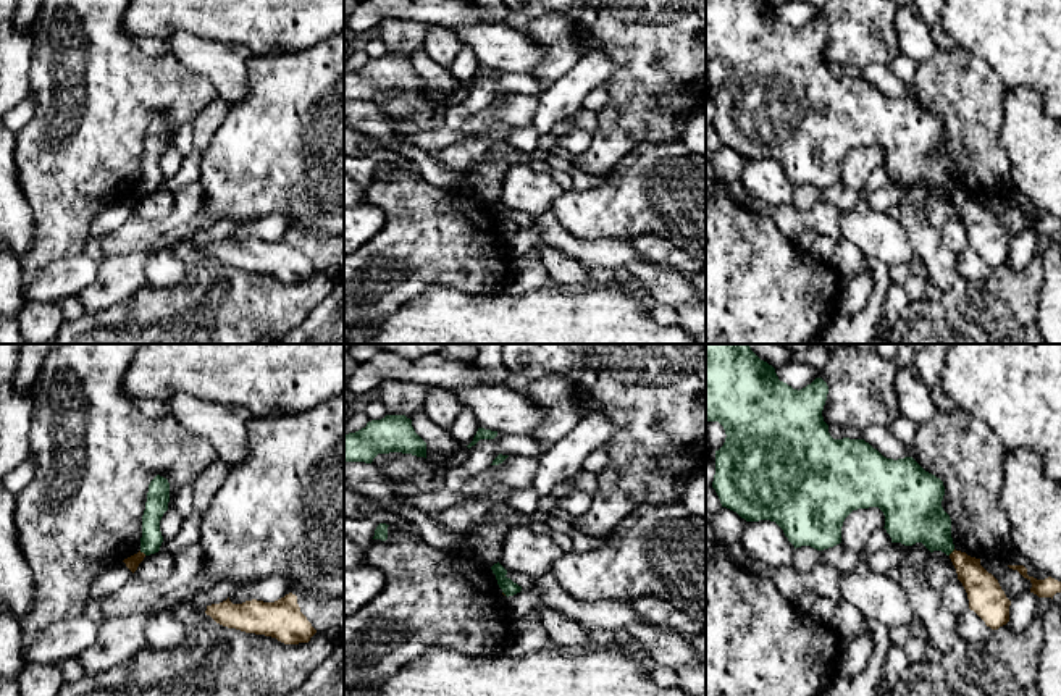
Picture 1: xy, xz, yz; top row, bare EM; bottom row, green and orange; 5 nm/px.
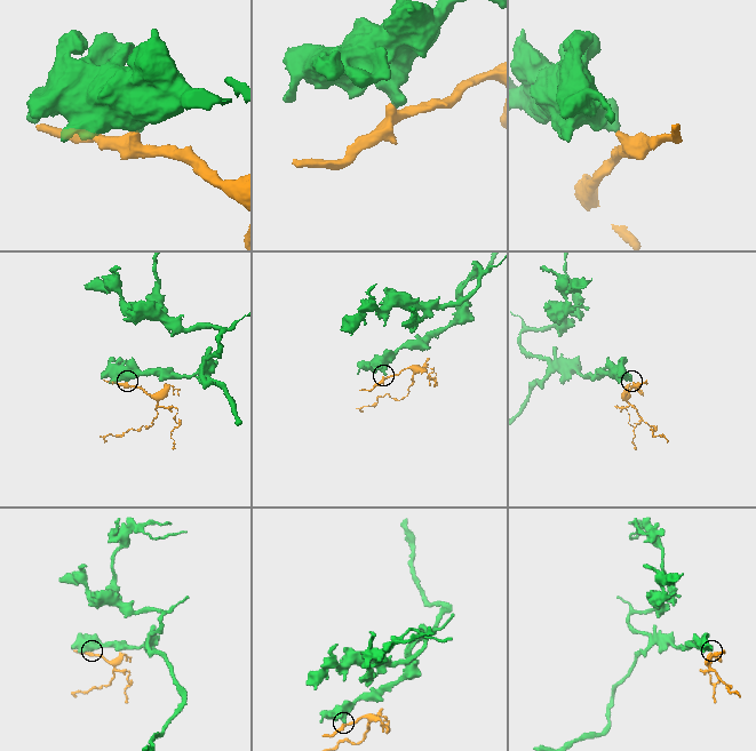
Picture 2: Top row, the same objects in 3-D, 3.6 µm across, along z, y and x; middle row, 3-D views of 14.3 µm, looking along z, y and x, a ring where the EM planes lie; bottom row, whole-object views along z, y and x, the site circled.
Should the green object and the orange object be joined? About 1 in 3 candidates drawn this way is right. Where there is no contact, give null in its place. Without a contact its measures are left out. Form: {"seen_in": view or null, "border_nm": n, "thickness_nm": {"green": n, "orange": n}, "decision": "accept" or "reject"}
{"seen_in": "xy", "border_nm": 40, "thickness_nm": {"green": 110, "orange": 70}, "decision": "reject"}

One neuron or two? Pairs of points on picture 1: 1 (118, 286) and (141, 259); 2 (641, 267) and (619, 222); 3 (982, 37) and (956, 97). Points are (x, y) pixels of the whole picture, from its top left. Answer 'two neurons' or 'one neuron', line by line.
1: one neuron
2: two neurons
3: two neurons

